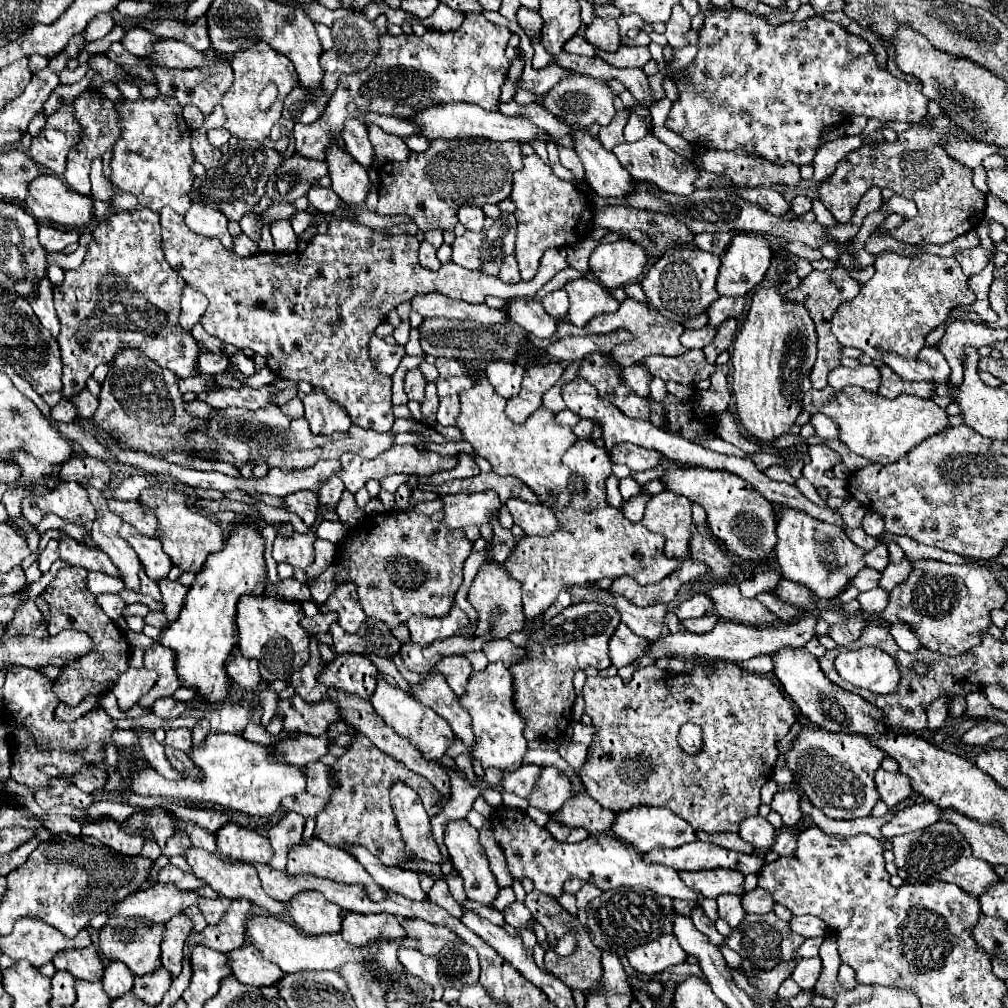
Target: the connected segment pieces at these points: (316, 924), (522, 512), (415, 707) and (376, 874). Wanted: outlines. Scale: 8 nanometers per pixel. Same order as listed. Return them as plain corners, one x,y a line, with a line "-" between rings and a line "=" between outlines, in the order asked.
305,890
291,898
289,914
307,934
335,934
341,930
341,906
325,900
317,890
=
511,498
505,502
509,508
513,520
517,526
523,528
527,536
551,536
559,530
559,522
551,508
545,508
543,504
529,504
517,498
=
383,678
377,680
377,690
371,696
371,704
375,712
385,720
387,726
391,726
399,736
403,736
413,746
417,746
417,750
421,750
421,754
425,754
425,758
429,760
439,760
455,740
451,726
435,710
421,706
421,702
407,696
401,688
387,684
=
349,846
347,850
365,866
365,870
379,886
385,886
387,890
393,890
411,900
425,900
425,892
421,890
419,876
415,872
405,872
401,868
385,866
379,862
377,856
373,856
363,846

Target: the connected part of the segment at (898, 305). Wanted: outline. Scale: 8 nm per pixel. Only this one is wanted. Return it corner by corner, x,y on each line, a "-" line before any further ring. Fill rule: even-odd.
883,252
875,260
875,276
861,286
861,292
851,302
841,304
831,318
831,332
841,346
853,346
873,360
887,352
915,358
925,346
927,334
945,322
951,308
973,302
975,294
969,290
967,276
955,258
935,254
905,258

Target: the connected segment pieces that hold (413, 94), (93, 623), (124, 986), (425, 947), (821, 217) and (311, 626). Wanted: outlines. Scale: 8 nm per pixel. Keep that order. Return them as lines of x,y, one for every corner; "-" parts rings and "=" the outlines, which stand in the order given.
477,12
465,14
463,24
453,32
427,30
423,36
385,34
379,54
363,72
339,78
325,114
311,126
297,124
293,128
297,138
295,152
309,160
325,160
329,140
343,146
343,122
347,118
361,118
363,114
359,112
365,110
395,118
409,118
441,102
469,102
485,110
499,110
499,90
509,70
509,60
505,58
509,38
511,32
507,28
489,22
=
71,566
61,568
53,582
45,588
45,598
51,606
51,622
47,626
47,632
57,634
65,628
73,628
83,630
89,634
89,638
93,638
93,650
89,650
89,654
83,654
81,658
75,658
75,662
69,662
69,666
63,666
63,672
53,682
53,692
67,706
77,706
85,698
85,694
107,692
109,684
113,684
115,678
129,668
131,646
125,638
125,632
117,630
117,624
111,624
111,618
103,614
101,606
97,606
95,596
87,590
85,580
87,570
=
109,962
103,974
103,990
111,1000
127,994
133,988
133,972
123,962
=
403,920
403,928
405,928
409,938
415,938
419,942
419,950
423,954
435,954
441,948
445,948
447,944
463,942
451,930
435,926
435,924
429,924
425,920
=
819,200
813,201
812,211
816,216
816,220
823,226
833,226
837,224
832,214
823,206
=
317,614
317,616
313,616
313,618
303,618
301,626
303,626
307,632
311,632
313,636
317,636
317,634
329,632
327,628
329,628
333,622
335,622
335,614

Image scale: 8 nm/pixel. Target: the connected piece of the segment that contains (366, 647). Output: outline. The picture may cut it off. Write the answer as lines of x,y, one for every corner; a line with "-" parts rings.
367,618
357,634
345,634
345,630
341,630
341,626
335,622
331,626
331,634
335,652
355,652
365,656
379,654
385,658
393,658
401,648
401,642
391,634
391,628
385,626
385,622
373,618

